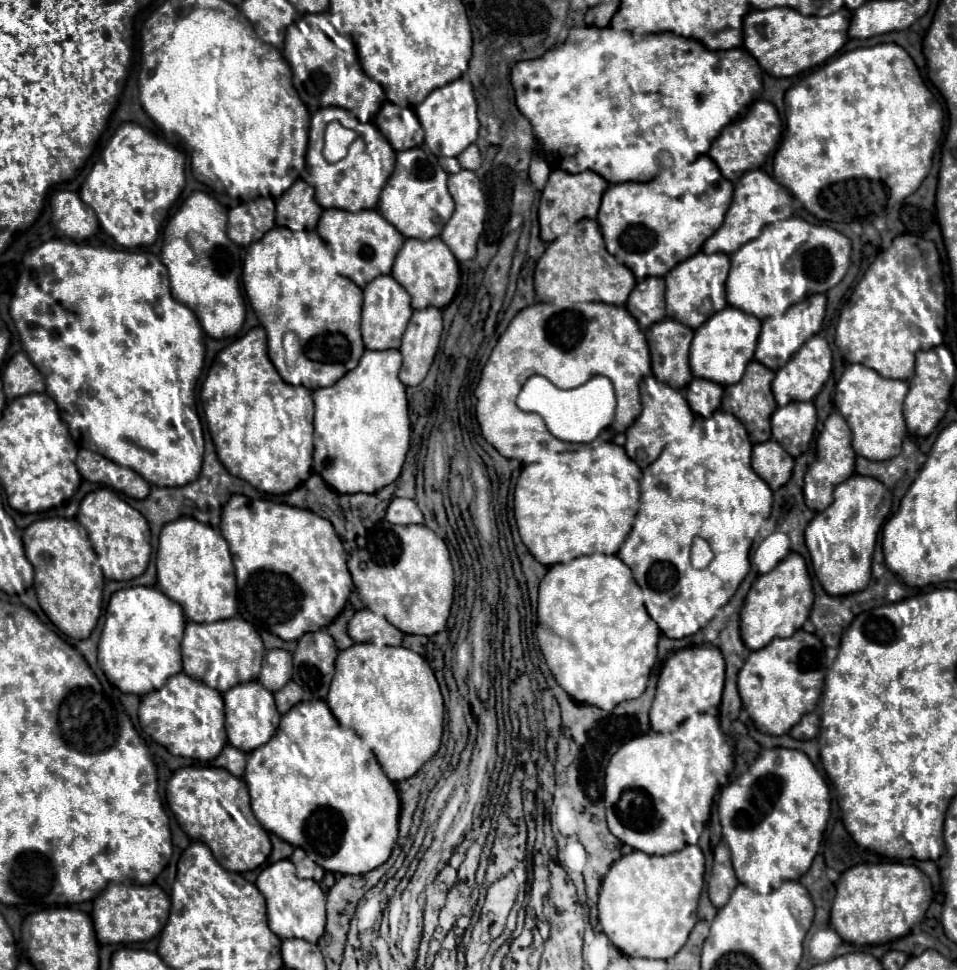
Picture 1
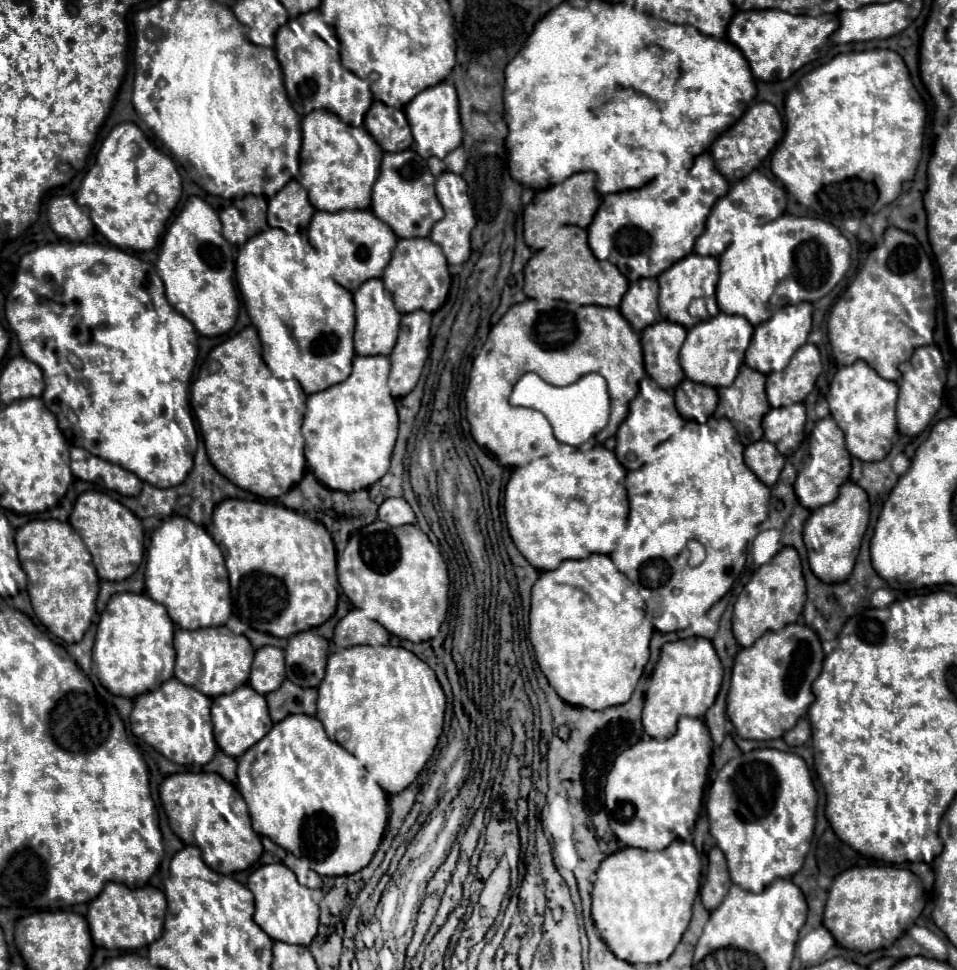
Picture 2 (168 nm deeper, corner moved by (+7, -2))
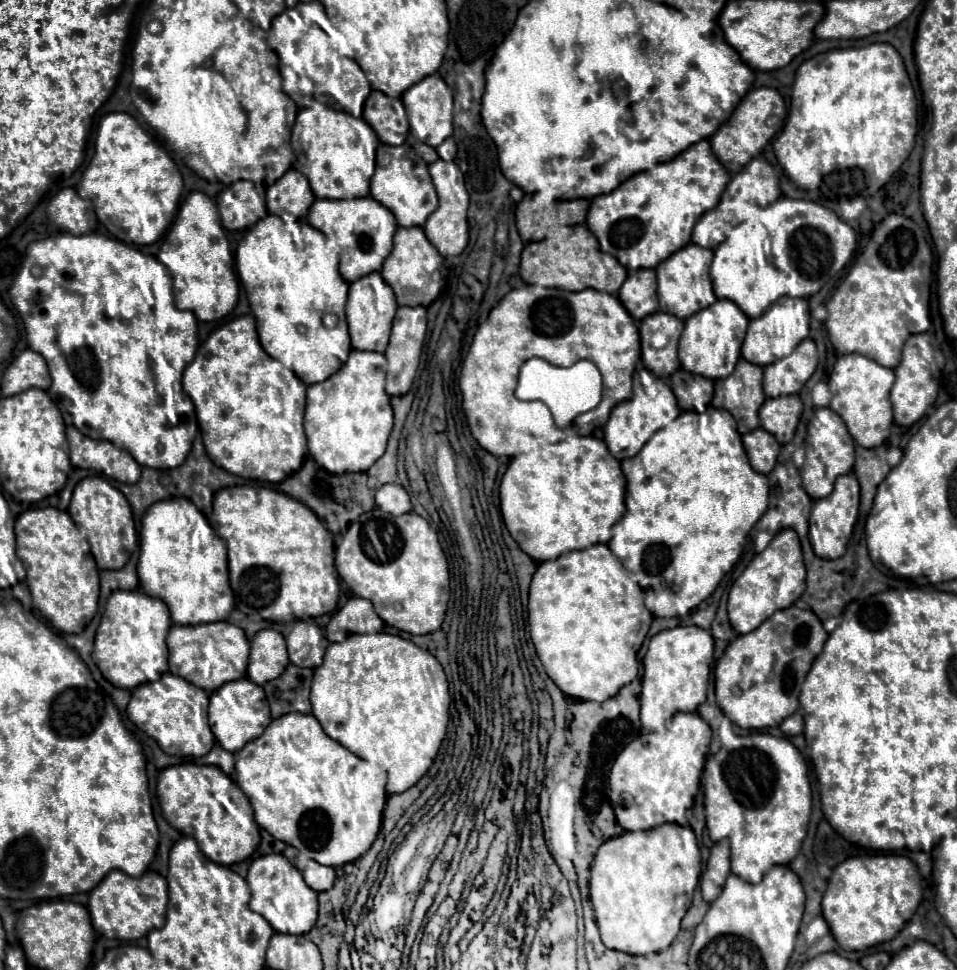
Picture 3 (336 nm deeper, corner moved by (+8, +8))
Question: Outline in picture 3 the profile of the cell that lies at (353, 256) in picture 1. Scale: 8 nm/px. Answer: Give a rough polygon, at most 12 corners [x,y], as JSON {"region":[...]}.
{"region":[[373,197],[317,199],[307,221],[335,239],[347,283],[379,271],[395,215]]}

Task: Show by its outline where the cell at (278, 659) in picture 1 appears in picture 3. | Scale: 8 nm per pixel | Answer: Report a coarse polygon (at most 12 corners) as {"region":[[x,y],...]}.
{"region":[[279,631],[253,637],[247,677],[257,685],[283,673],[287,647]]}

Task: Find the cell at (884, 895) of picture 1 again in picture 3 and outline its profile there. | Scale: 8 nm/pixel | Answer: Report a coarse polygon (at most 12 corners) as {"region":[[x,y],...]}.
{"region":[[849,857],[822,899],[845,951],[891,941],[921,901],[917,865]]}

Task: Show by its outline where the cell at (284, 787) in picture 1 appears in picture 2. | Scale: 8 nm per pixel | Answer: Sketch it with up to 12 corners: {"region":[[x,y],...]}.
{"region":[[320,719],[238,757],[254,831],[322,877],[372,861],[389,797]]}

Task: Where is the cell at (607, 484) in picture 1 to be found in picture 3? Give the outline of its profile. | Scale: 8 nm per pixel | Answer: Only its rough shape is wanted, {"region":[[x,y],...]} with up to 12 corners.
{"region":[[601,439],[513,457],[499,497],[543,563],[611,539],[625,475]]}

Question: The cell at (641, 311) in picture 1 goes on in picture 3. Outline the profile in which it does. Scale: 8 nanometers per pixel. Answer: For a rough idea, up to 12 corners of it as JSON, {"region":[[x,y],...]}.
{"region":[[653,269],[629,271],[617,297],[633,319],[659,309]]}

